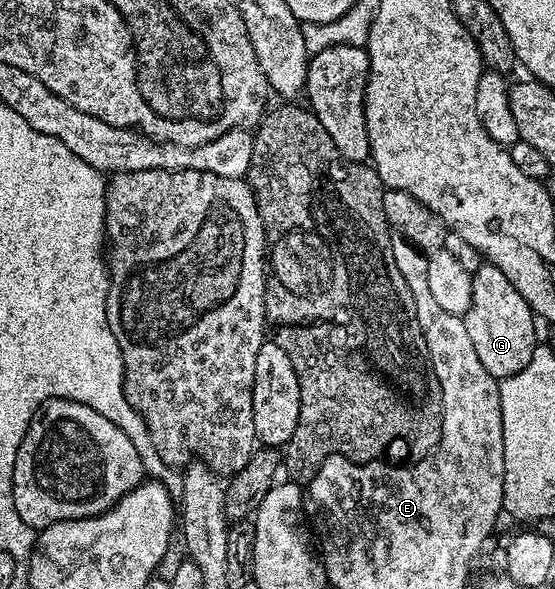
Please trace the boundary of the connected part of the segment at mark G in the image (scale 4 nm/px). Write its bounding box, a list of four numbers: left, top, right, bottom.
[463,262,538,381]

